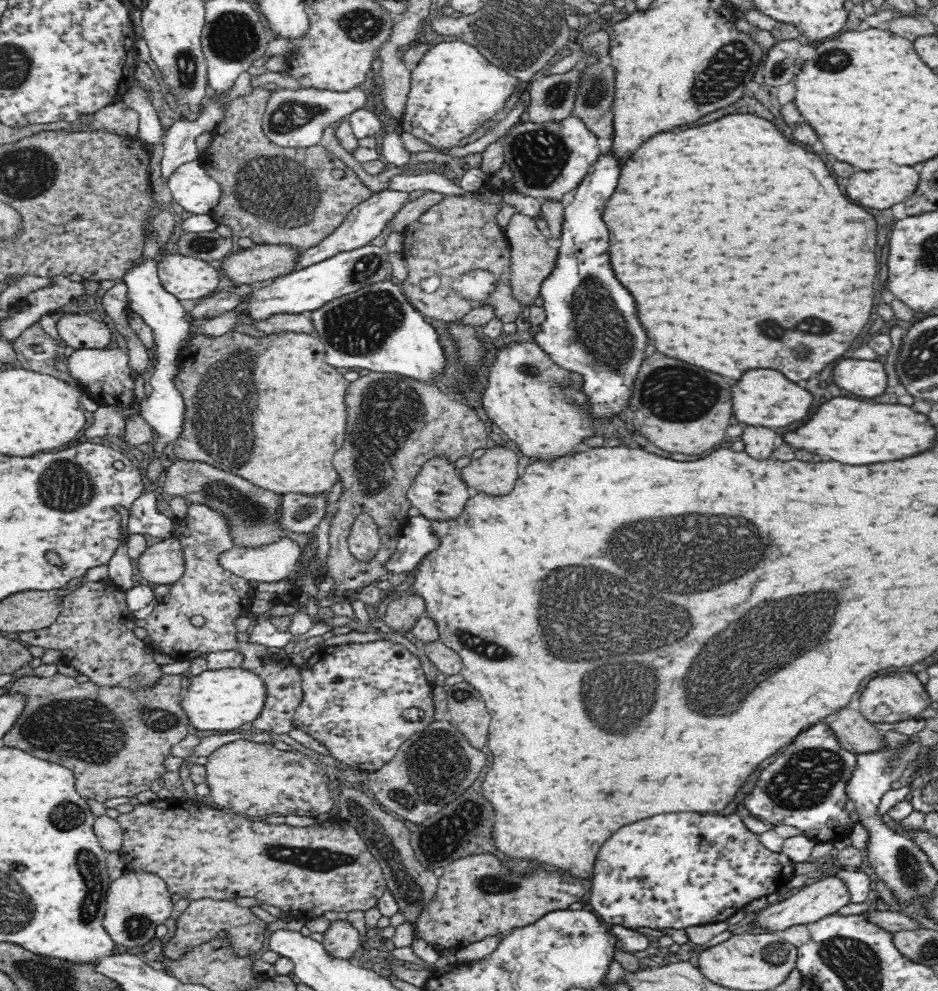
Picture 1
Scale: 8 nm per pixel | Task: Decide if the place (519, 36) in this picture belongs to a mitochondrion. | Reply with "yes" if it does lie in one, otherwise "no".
yes

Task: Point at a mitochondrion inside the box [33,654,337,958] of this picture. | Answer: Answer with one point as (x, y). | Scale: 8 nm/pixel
(87, 864)

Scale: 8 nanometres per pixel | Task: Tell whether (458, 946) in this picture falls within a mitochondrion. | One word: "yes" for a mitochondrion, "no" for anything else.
no

